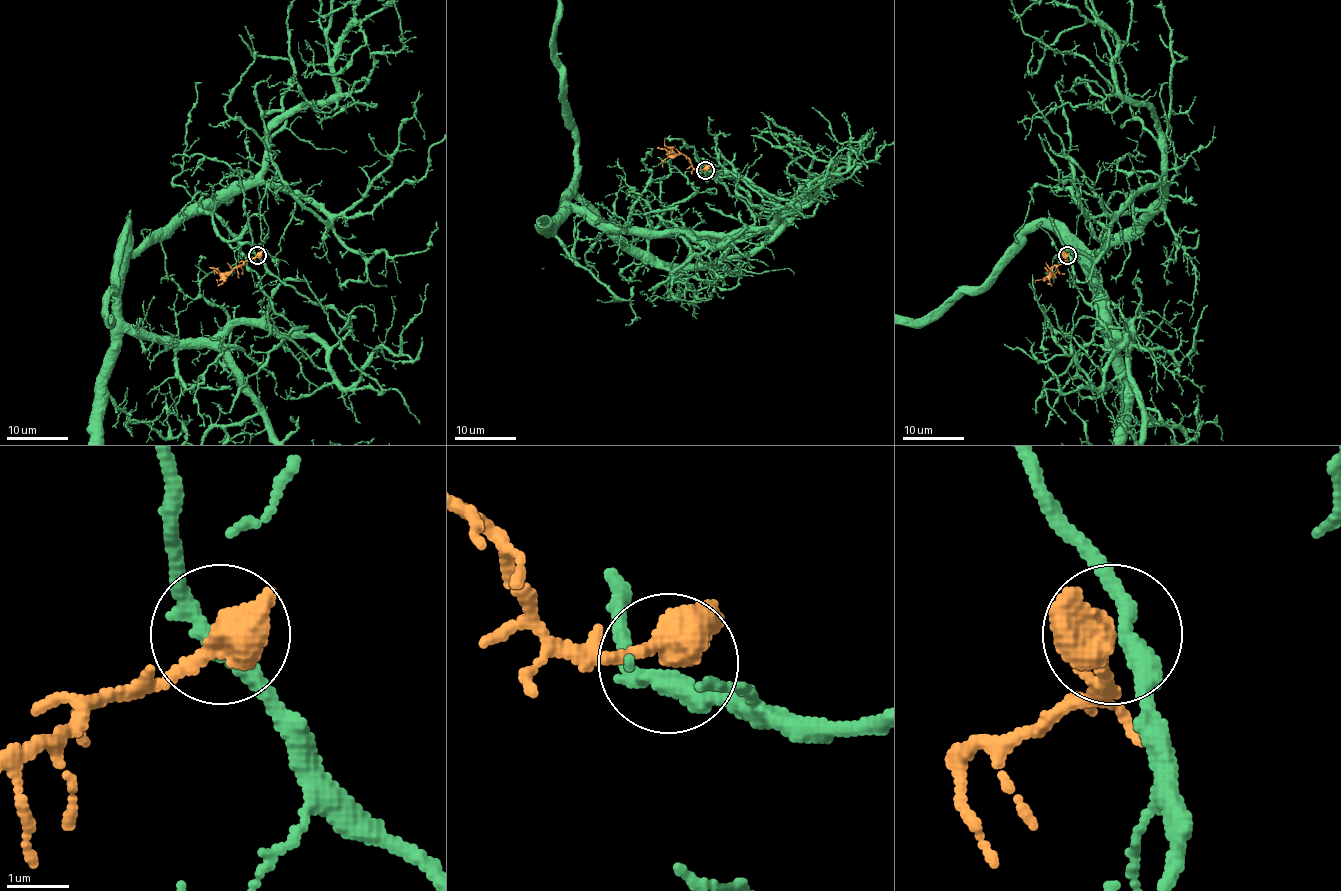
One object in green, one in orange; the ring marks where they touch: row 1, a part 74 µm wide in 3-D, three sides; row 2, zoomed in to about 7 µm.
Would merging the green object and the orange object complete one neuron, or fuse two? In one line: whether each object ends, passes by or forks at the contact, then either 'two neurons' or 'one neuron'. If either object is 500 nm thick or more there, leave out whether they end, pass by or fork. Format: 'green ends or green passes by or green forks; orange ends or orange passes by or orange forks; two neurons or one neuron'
green passes by; orange passes by; two neurons

